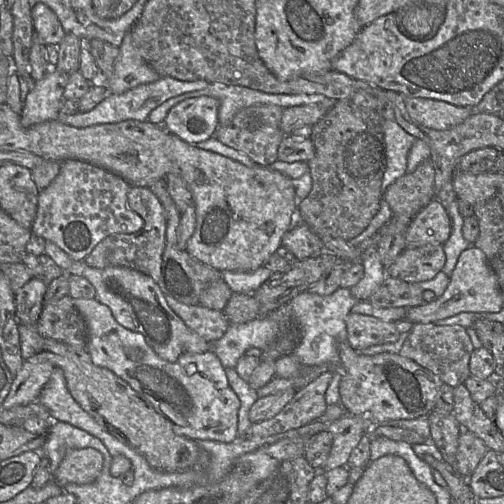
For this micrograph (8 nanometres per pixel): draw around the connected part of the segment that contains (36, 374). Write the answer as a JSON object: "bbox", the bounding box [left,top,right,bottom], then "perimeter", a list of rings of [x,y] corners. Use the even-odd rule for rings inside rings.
{"bbox":[1,360,55,409],"perimeter":[[[24,360],[22,367],[14,376],[10,392],[1,406],[10,409],[37,401],[54,368],[55,366],[49,362]]]}

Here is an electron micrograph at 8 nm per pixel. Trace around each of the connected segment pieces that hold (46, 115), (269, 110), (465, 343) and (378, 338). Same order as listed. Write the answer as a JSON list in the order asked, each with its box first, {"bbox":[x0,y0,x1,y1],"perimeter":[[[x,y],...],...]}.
[{"bbox":[20,68,69,127],"perimeter":[[[52,68],[42,80],[33,82],[20,114],[23,127],[58,120],[69,75]]]},{"bbox":[214,104,285,166],"perimeter":[[[257,104],[239,110],[232,120],[218,126],[214,136],[223,144],[250,157],[257,165],[270,166],[278,160],[278,147],[285,137],[280,128],[283,109],[272,104]]]},{"bbox":[399,323,474,388],"perimeter":[[[416,323],[413,324],[399,354],[415,361],[438,376],[444,384],[455,388],[464,384],[470,377],[469,362],[474,349],[466,328],[463,326]]]},{"bbox":[346,313,400,350],"perimeter":[[[349,313],[346,317],[348,342],[356,350],[374,345],[396,342],[400,332],[393,322],[359,313]]]}]

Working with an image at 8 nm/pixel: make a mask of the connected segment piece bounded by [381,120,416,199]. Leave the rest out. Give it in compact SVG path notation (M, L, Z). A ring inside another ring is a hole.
M395 120L383 122L386 147L386 170L381 184L381 199L386 189L398 178L405 175L407 157L416 138L406 132Z

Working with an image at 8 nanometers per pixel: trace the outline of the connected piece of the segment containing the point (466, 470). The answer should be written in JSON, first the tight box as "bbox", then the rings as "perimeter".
{"bbox":[456,430,488,479],"perimeter":[[[462,430],[457,450],[456,472],[469,479],[488,448],[485,443],[470,431]]]}

